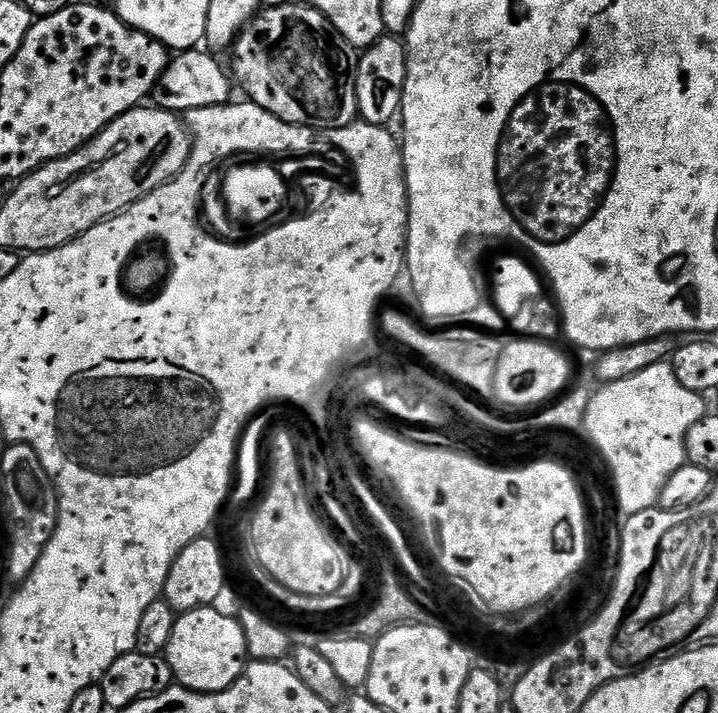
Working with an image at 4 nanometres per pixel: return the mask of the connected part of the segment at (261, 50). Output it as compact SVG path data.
M286 2L282 6L274 6L273 8L264 8L256 13L256 17L236 37L236 43L230 49L230 57L232 56L232 68L230 66L231 75L234 77L235 83L244 87L244 92L249 101L258 106L262 106L262 110L270 110L270 114L274 114L278 118L282 118L282 122L290 122L291 124L302 124L313 130L323 130L325 128L341 128L342 126L350 126L357 119L356 111L356 61L357 53L352 45L346 42L346 38L342 38L342 34L338 34L331 22L322 15L317 8L312 8L307 2L300 4L292 4Z

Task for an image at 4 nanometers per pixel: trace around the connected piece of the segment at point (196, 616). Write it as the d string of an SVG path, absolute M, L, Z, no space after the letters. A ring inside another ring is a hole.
M216 606L195 608L177 615L166 659L175 683L181 688L189 688L192 692L221 692L244 673L249 663L246 634L242 634L239 619L218 609Z

